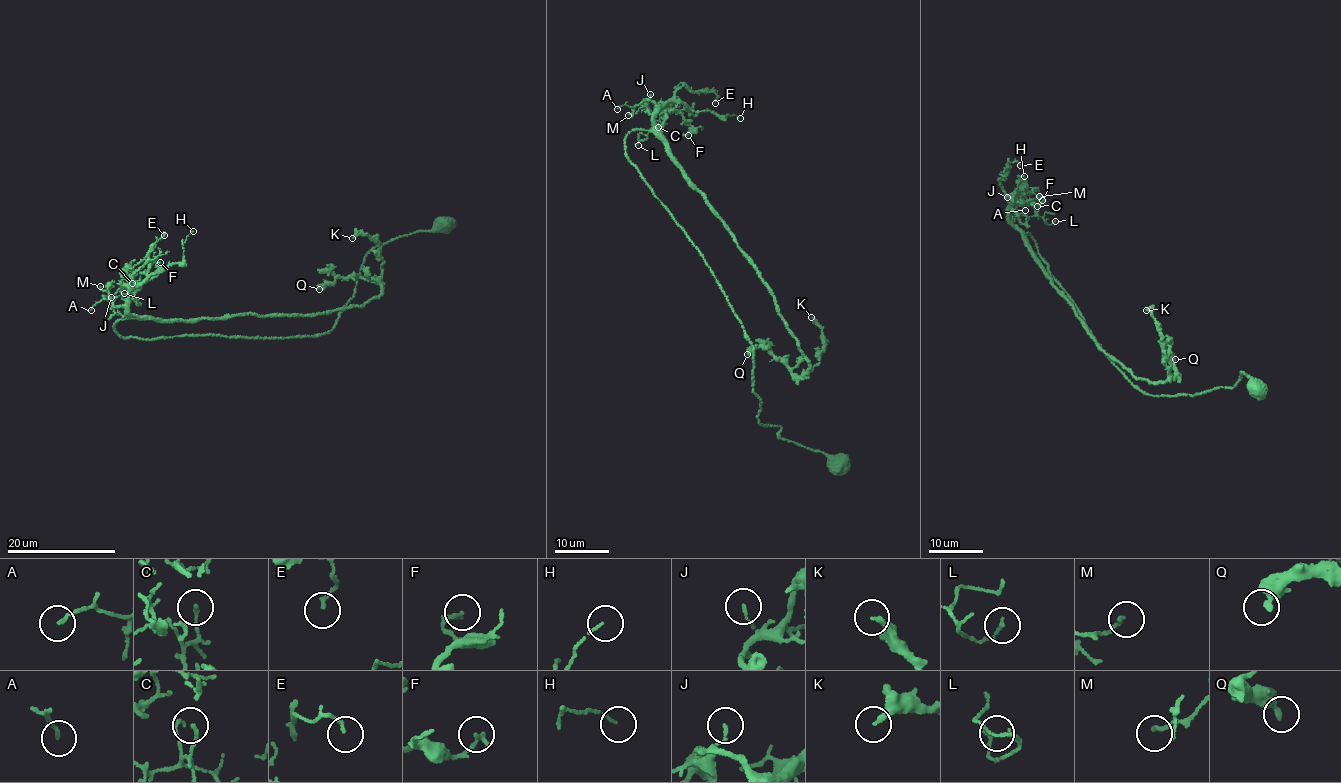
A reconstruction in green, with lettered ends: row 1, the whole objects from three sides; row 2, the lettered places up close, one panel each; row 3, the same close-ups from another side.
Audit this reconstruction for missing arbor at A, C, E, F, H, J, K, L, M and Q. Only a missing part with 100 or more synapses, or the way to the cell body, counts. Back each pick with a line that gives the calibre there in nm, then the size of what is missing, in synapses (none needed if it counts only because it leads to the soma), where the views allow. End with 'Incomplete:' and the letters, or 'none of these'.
Incomplete: none of these

